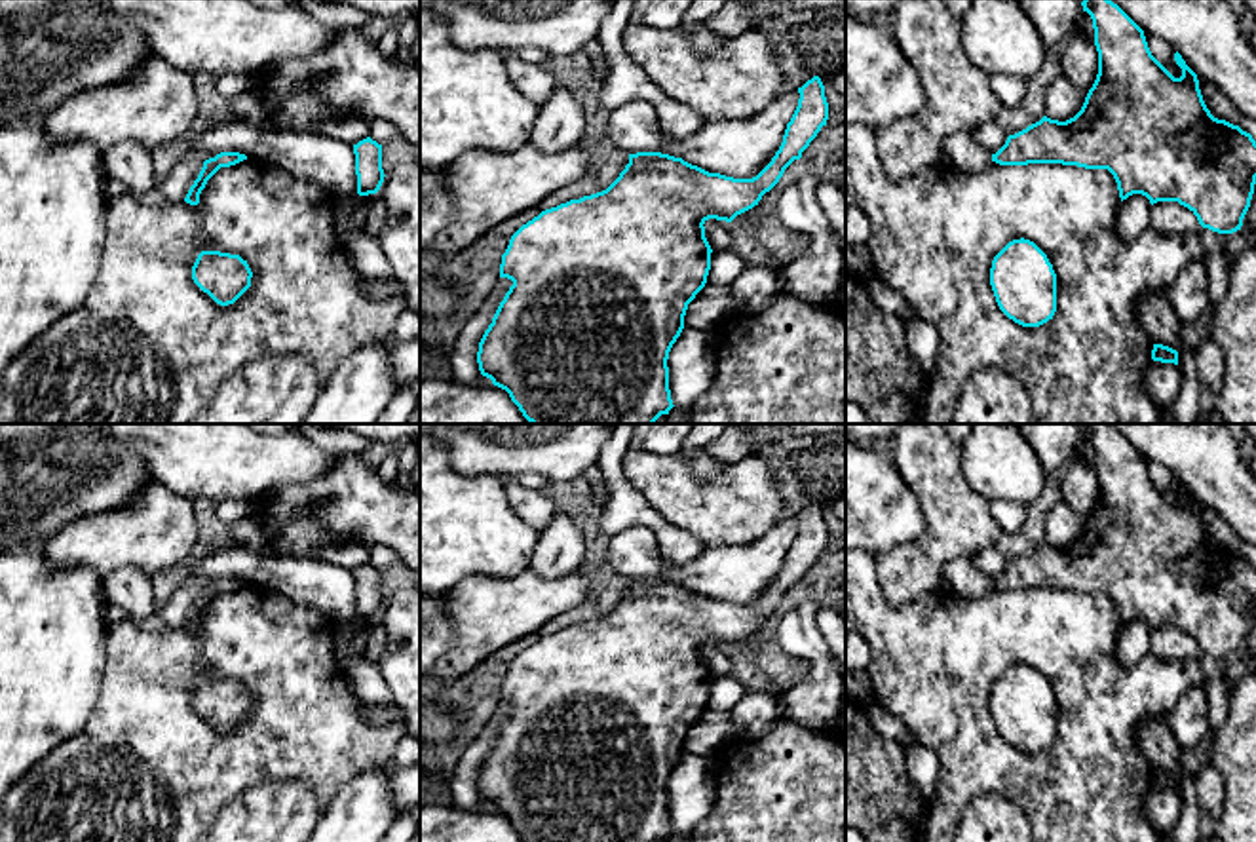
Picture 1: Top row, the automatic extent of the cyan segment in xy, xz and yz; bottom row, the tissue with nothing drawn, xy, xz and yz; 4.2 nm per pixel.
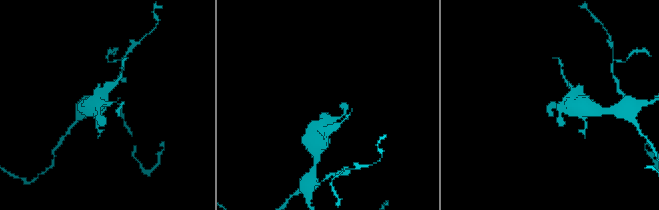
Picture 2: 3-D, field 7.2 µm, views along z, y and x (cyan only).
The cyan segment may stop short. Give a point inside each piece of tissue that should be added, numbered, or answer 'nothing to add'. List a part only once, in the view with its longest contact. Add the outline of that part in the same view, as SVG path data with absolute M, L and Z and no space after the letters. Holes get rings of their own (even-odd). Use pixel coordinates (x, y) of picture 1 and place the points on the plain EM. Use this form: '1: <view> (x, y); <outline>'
nothing to add

